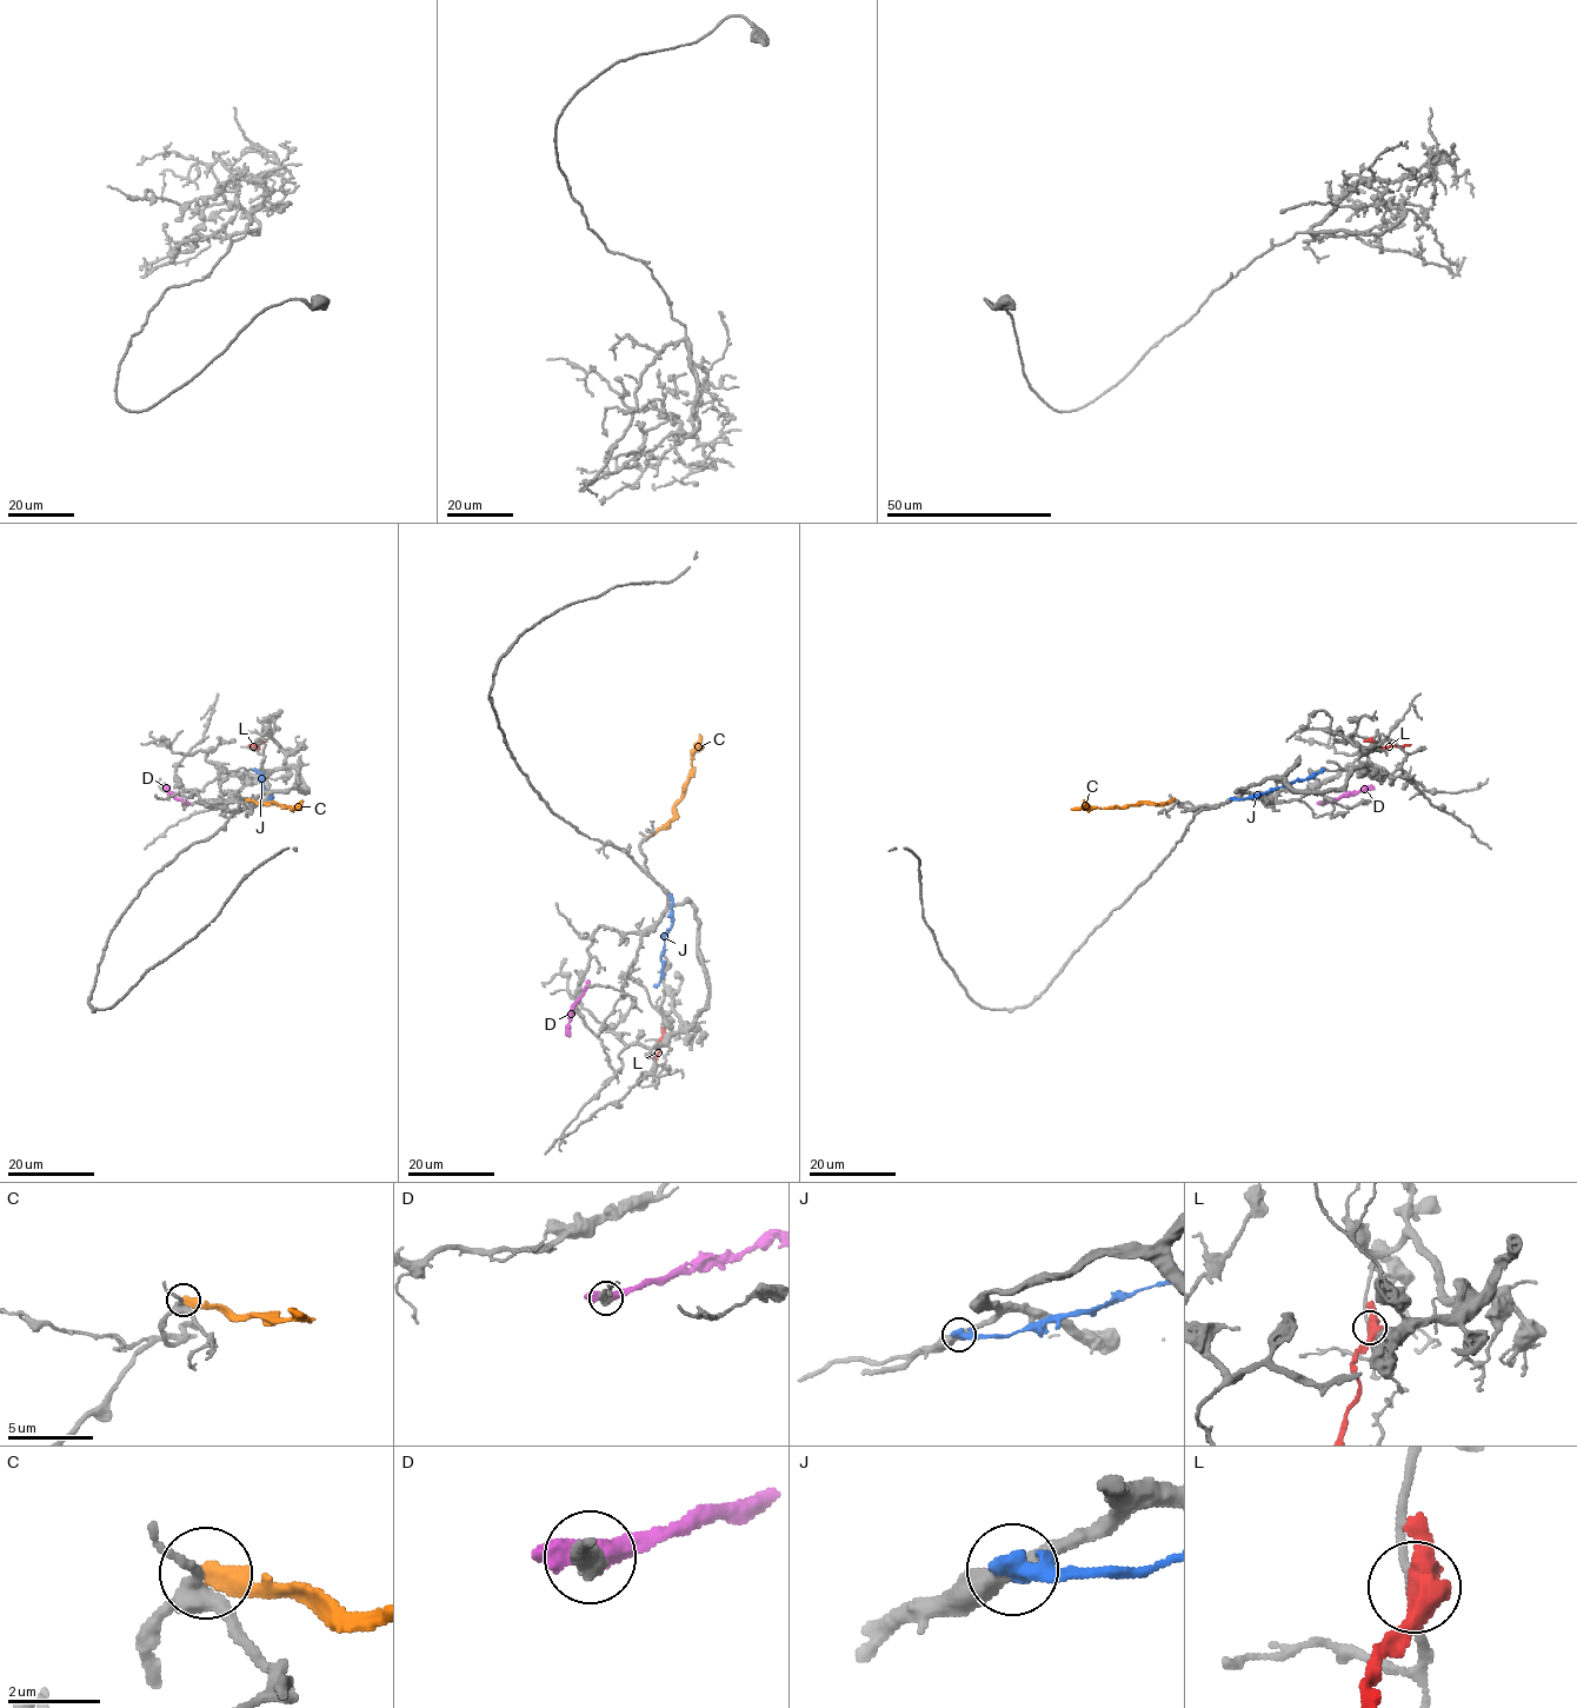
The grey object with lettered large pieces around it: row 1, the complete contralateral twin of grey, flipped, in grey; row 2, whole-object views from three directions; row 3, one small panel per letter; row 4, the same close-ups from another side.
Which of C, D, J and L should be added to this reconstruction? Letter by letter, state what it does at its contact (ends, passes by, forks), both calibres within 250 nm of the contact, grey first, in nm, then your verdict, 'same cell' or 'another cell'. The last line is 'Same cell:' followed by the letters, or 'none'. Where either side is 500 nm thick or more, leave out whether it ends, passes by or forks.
C: it ends | 280/280 nm | another cell
D: it passes by | 400/460 nm | another cell
J: it ends | 400/440 nm | another cell
L: 150/500 nm | another cell
Same cell: none

